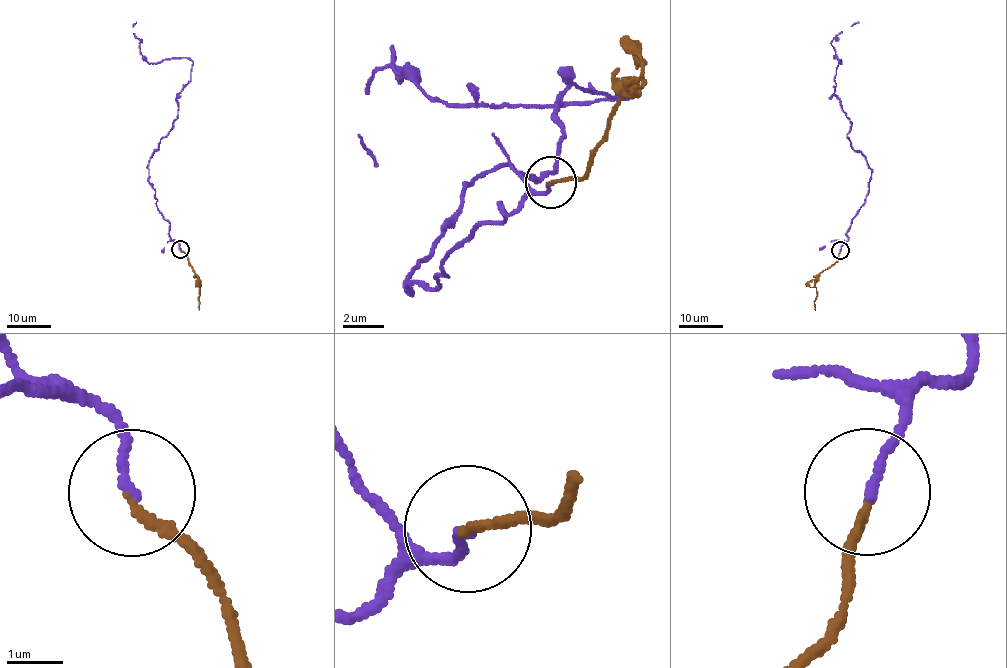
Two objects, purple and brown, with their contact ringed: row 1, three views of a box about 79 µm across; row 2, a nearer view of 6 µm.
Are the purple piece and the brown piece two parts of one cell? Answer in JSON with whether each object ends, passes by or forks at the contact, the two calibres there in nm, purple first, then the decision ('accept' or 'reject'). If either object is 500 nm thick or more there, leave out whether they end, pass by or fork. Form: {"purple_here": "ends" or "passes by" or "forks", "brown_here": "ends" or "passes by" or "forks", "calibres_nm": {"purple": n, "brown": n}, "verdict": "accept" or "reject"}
{"purple_here": "ends", "brown_here": "ends", "calibres_nm": {"purple": 160, "brown": 160}, "verdict": "accept"}

